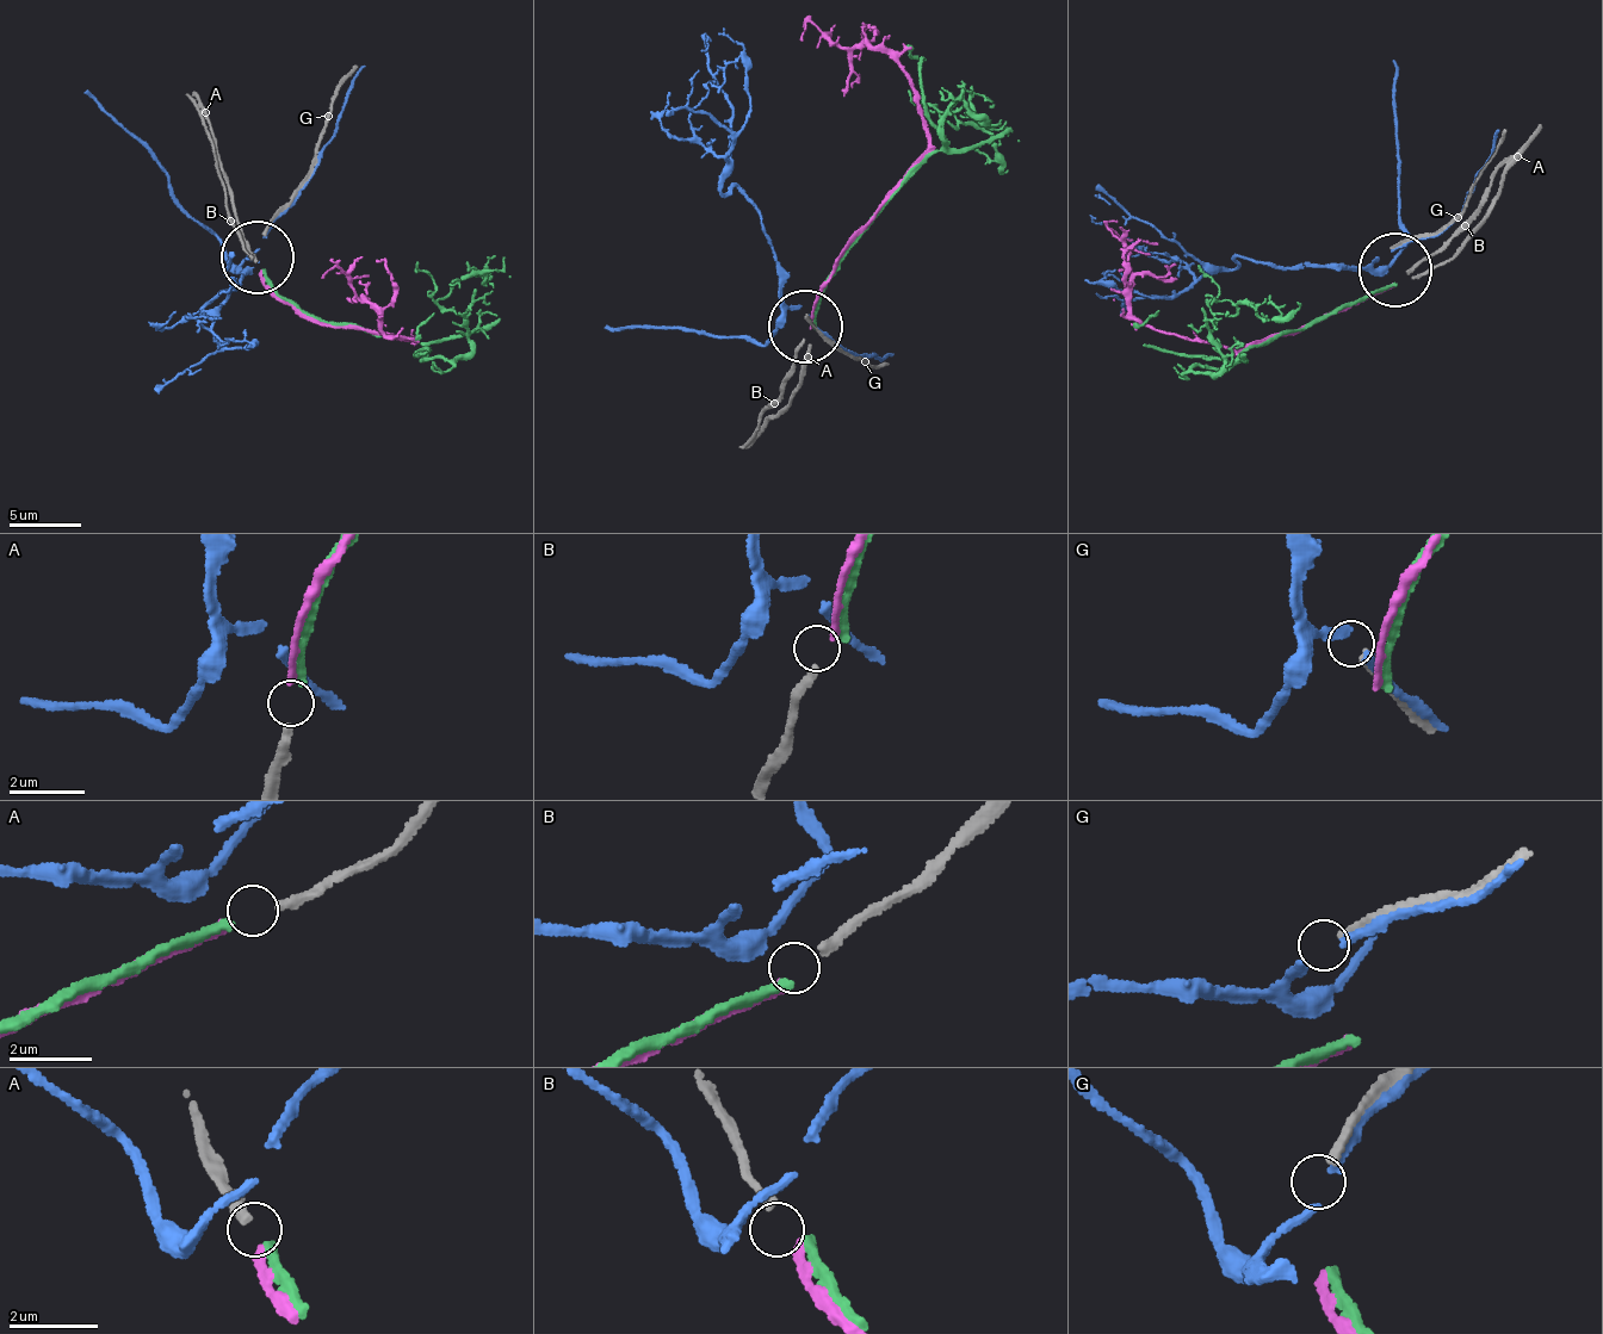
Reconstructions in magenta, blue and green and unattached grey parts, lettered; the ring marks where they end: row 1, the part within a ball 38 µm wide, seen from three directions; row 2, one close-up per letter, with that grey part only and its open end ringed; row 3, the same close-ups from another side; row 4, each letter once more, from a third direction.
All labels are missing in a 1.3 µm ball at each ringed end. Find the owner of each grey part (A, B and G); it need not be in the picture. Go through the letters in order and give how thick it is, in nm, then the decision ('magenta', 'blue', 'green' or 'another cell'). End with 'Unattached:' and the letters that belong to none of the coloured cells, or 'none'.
A: 240 nm thick; green
B: 200 nm thick; magenta
G: 200 nm thick; another cell
Unattached: G

